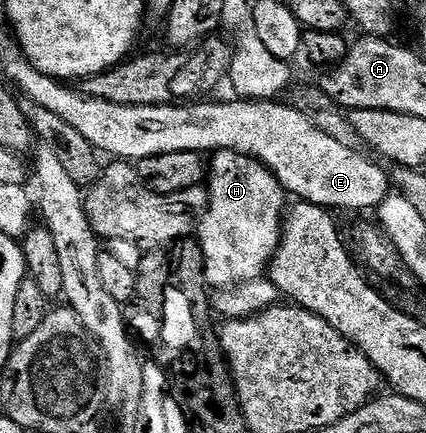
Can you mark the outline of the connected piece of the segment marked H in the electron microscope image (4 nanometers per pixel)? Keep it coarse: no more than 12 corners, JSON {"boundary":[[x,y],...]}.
{"boundary":[[210,158],[199,218],[208,286],[260,280],[287,190],[257,158]]}

